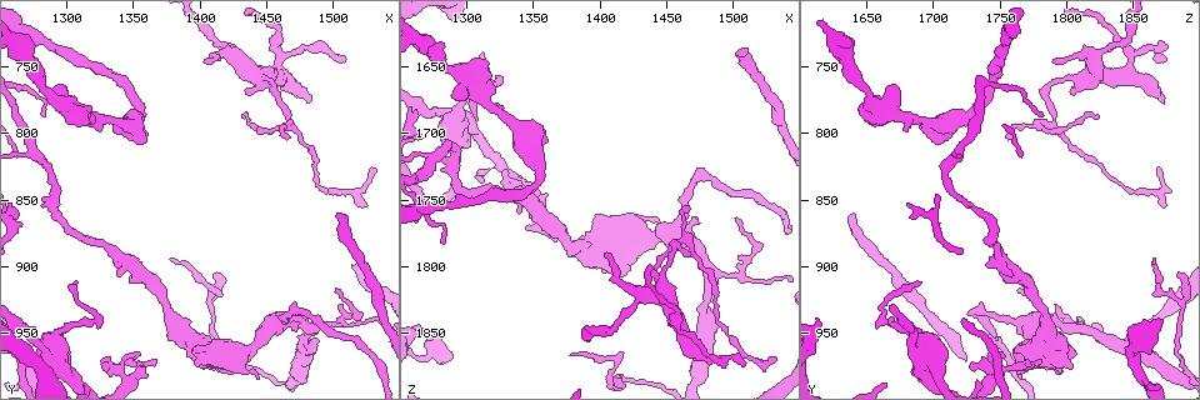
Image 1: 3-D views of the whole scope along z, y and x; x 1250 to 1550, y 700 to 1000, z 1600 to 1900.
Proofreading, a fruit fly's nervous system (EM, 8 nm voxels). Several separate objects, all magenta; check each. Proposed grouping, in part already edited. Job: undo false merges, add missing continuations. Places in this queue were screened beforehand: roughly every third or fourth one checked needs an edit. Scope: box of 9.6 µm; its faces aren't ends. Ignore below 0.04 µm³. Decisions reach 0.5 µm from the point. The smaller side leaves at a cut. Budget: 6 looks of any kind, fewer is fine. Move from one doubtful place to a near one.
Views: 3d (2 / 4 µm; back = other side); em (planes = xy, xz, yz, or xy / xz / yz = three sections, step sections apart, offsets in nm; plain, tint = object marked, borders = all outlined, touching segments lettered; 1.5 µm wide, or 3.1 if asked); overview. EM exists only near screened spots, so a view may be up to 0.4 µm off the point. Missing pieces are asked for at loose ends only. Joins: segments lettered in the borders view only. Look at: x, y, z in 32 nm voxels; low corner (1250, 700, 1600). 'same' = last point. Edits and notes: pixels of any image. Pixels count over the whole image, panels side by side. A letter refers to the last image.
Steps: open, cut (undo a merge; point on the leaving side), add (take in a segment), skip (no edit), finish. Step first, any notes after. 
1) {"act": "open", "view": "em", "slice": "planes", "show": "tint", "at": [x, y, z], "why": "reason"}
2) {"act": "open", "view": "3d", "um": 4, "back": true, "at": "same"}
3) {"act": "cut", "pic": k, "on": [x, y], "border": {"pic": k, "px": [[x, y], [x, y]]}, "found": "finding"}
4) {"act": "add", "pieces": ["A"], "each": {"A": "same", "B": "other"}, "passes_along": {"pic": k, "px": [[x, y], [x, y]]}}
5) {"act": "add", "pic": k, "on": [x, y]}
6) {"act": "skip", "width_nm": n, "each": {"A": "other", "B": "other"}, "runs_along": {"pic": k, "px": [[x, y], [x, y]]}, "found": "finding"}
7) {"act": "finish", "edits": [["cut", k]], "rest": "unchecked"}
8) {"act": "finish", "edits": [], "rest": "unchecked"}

{"act": "open", "view": "3d", "um": 4, "at": [1432, 790, 1826], "why": "thin end"}

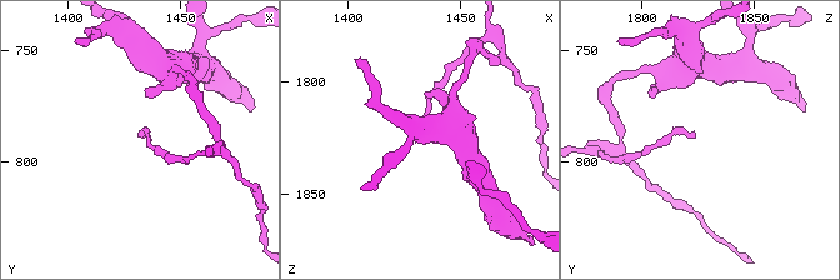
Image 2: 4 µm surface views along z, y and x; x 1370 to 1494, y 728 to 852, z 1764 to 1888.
{"act": "open", "view": "em", "slice": "planes", "show": "borders", "at": [1433, 789, 1824], "why": "now the EM"}

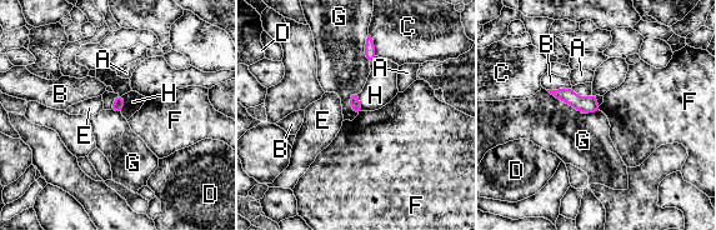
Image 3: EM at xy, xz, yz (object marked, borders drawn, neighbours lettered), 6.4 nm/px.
{"act": "skip", "longest_contact_nm": ["G", 280], "each": {"A": "other", "B": "other", "C": "other", "D": "other", "E": "other", "F": "other", "G": "other", "H": "other"}, "found": "no lettered segment goes on from it"}

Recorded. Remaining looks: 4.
{"act": "open", "view": "3d", "um": 4, "at": [1504, 862, 1642], "why": "branch stops here"}

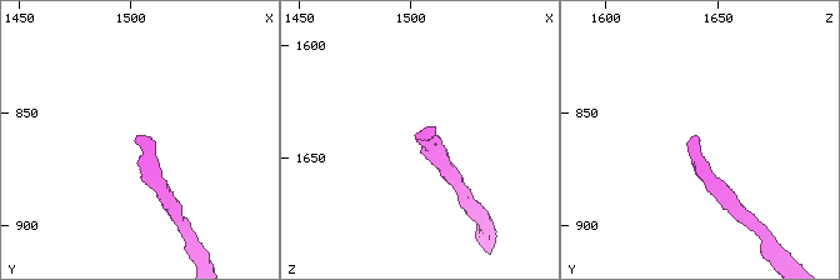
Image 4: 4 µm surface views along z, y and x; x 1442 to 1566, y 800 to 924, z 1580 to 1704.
{"act": "open", "view": "em", "slice": "planes", "show": "borders", "at": [1502, 861, 1641]}

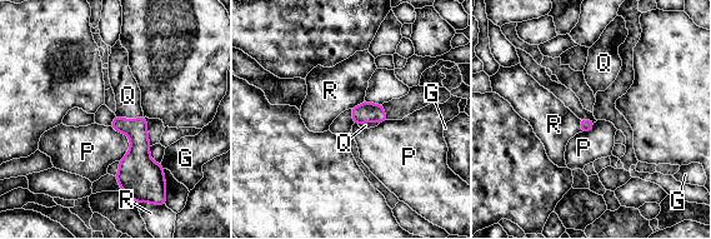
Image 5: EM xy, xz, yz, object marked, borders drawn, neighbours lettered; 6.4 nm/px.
{"act": "add", "pieces": ["Q"], "each": {"G": "other", "P": "other", "Q": "same", "R": "other"}, "found": "it goes on there"}

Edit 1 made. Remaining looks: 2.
{"act": "finish", "edits": [["add", 5]], "rest": "unchecked"}

